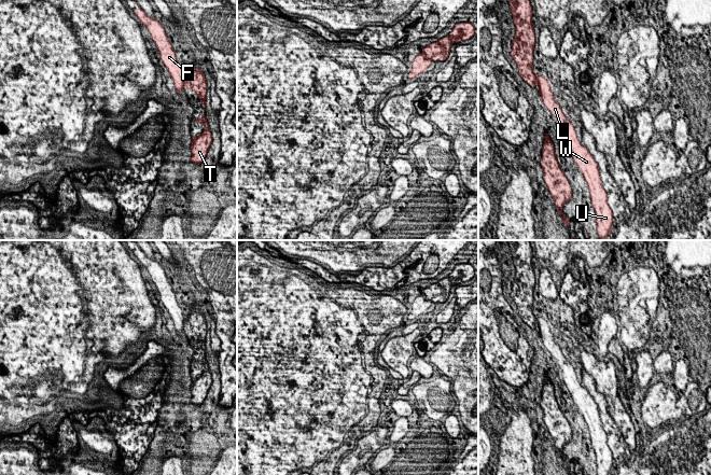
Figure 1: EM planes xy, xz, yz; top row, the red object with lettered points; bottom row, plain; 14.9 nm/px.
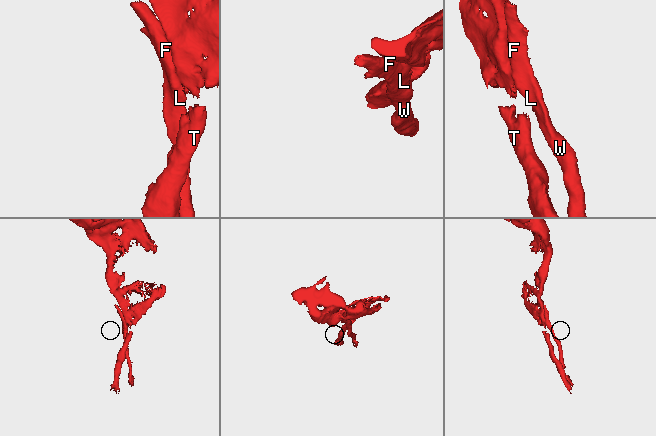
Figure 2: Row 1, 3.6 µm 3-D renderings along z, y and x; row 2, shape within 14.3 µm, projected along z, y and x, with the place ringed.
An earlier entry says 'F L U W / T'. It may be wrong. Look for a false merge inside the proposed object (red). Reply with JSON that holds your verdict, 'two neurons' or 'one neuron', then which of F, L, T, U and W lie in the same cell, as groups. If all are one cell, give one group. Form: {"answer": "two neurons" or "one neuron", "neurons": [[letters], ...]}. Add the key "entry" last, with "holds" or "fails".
{"answer": "two neurons", "neurons": [["F", "L", "U", "W"], ["T"]], "entry": "holds"}

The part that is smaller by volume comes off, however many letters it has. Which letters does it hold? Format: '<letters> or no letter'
F, L, U, W

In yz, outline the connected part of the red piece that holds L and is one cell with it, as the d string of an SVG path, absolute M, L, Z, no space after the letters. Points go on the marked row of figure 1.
M541 74L535 75L539 84L539 96L544 106L557 118L562 130L563 141L587 182L591 205L596 212L597 234L605 239L613 232L613 212L608 204L608 195L603 188L598 164L585 145L582 145L573 124L567 118L561 107L555 100L549 82Z

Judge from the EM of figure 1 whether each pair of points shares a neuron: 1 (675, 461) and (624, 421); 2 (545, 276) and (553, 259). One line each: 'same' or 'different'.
1: different
2: different

